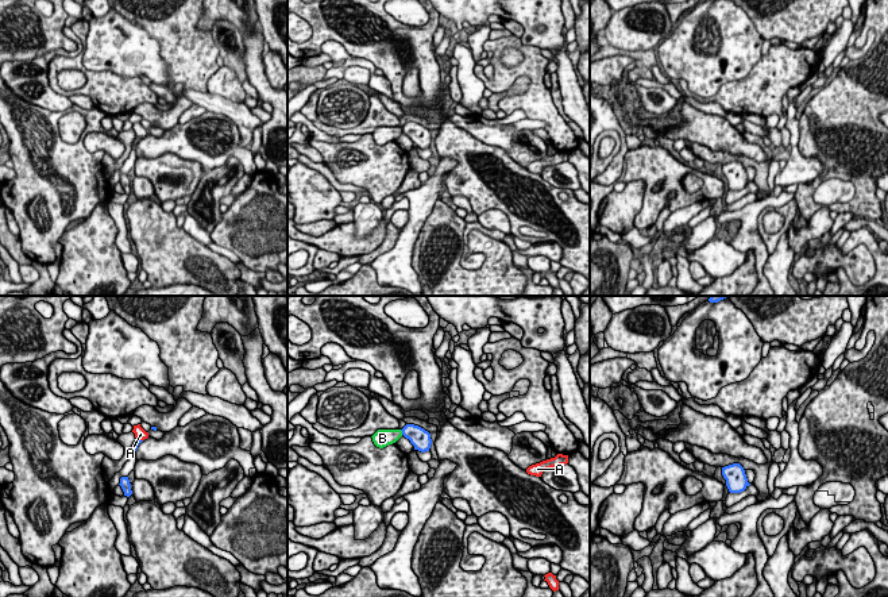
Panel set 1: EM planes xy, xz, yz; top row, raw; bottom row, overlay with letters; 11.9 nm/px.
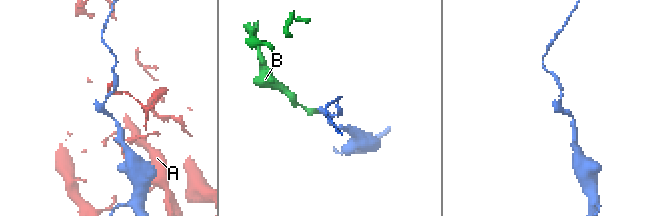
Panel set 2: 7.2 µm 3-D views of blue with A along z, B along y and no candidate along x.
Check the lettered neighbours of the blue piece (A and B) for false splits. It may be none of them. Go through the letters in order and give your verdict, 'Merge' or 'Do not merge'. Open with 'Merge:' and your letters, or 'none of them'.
Merge: none of them
A: Do not merge
B: Do not merge

